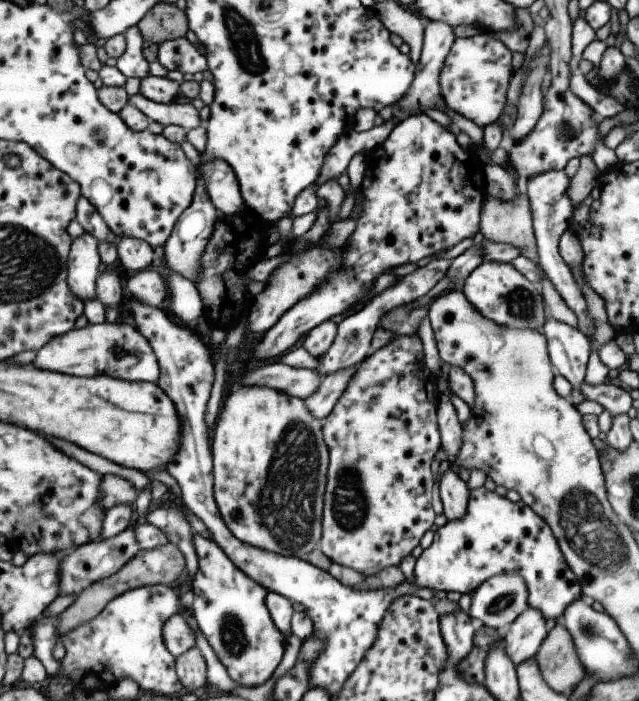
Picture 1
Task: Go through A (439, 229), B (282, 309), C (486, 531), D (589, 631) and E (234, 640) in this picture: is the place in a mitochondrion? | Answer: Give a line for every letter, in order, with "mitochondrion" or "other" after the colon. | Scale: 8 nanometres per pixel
A: other
B: other
C: other
D: mitochondrion
E: mitochondrion

